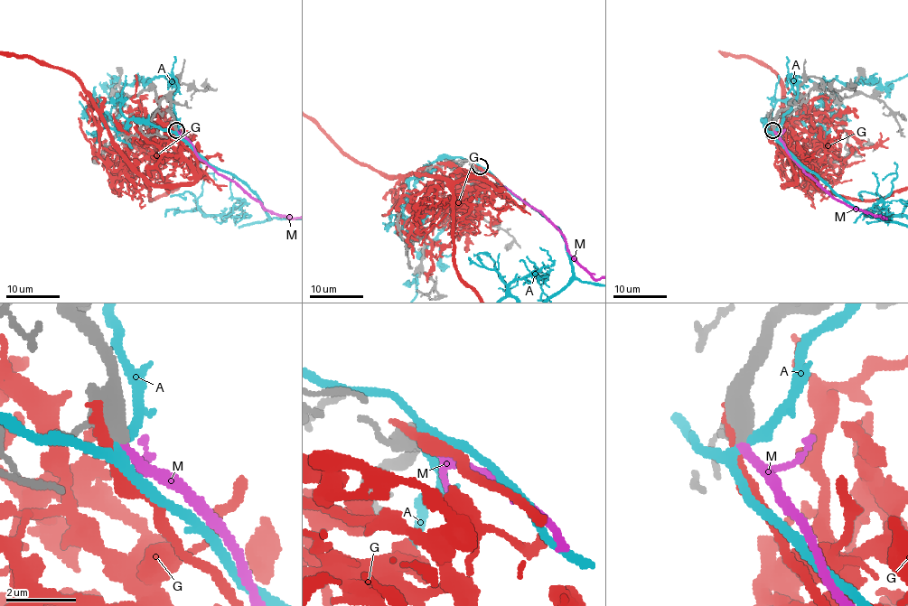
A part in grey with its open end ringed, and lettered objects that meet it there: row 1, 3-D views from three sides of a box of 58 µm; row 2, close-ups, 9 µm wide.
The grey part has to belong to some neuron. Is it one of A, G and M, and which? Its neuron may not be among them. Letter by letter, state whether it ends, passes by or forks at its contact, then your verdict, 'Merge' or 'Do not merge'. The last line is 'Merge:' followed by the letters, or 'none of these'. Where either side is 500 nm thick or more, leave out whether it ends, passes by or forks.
A: It forks there. Do not merge
G: Do not merge
M: It ends there. Merge
Merge: M

